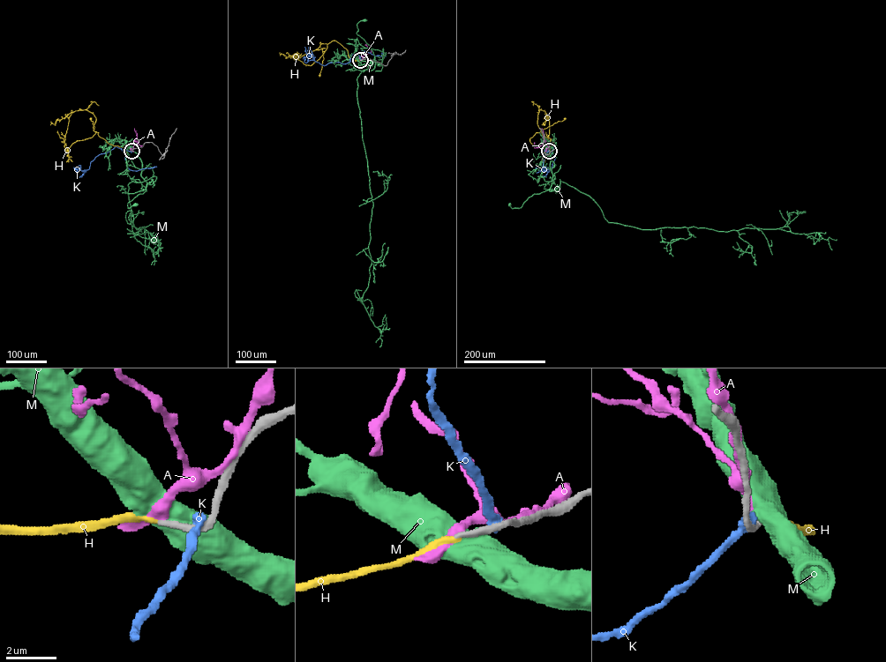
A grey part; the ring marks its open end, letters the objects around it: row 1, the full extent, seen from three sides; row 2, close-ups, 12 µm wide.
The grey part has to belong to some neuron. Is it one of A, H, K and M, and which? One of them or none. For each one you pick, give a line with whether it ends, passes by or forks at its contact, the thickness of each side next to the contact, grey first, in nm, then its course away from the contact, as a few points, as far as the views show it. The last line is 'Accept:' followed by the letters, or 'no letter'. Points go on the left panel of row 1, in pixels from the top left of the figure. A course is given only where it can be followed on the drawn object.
H: it ends there; 240 nm thick on the grey side, 200 nm on the other; it runs (131, 151), (109, 144), (100, 137), (93, 130), (91, 118)
Accept: H

